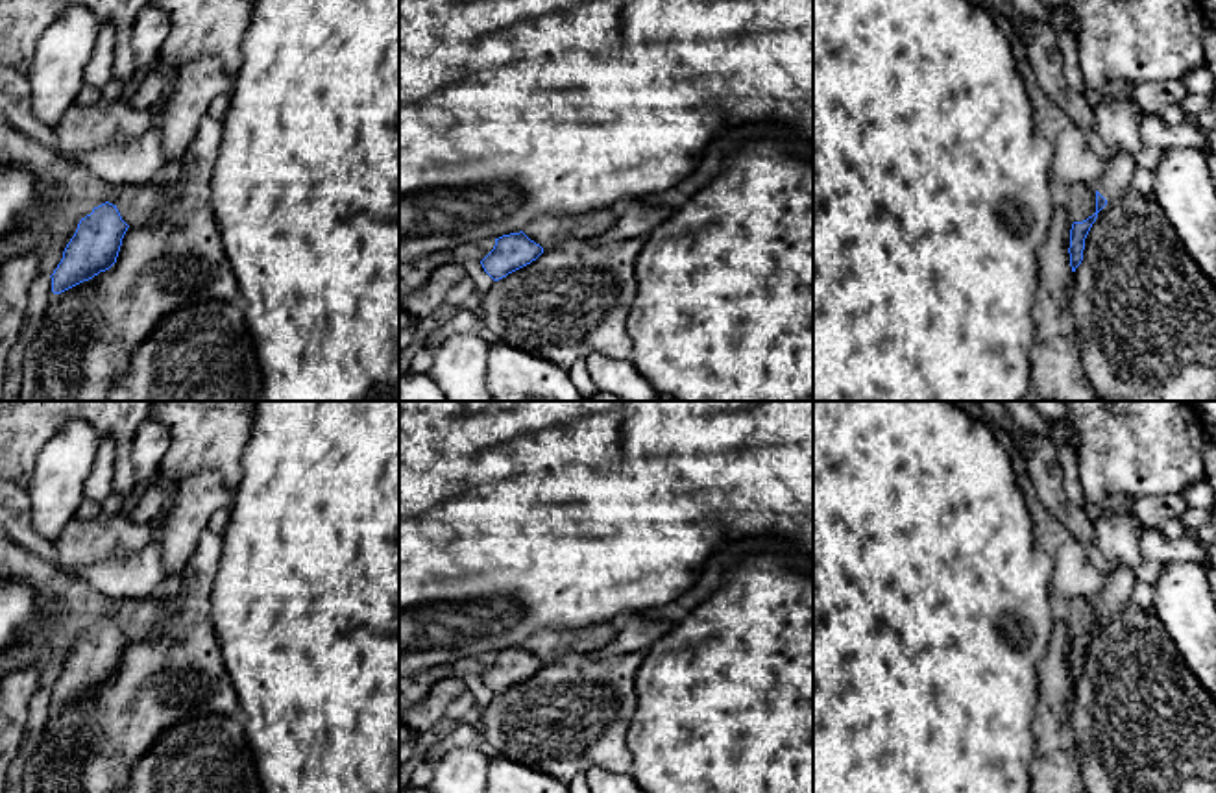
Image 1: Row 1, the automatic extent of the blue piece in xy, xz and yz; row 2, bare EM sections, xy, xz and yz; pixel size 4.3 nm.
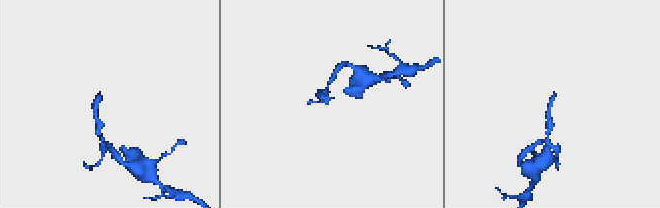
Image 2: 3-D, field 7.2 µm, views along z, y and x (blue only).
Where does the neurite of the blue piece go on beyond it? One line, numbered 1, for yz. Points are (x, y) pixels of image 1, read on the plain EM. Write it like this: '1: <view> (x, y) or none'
1: yz (1118, 585)

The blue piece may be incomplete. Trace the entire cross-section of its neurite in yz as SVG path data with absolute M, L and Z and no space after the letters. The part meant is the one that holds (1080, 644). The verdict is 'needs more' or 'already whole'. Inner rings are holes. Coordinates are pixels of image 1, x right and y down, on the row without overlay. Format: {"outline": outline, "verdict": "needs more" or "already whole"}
{"outline": "M1124 566L1111 567L1105 573L1105 582L1100 597L1096 599L1096 627L1083 636L1074 636L1070 643L1070 680L1072 686L1083 675L1085 653L1098 632L1098 627L1116 610L1124 608L1133 595L1137 584L1135 571Z", "verdict": "needs more"}

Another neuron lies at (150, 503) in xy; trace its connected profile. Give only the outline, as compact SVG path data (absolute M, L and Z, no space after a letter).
M153 481L152 486L140 495L137 506L131 512L131 519L137 523L150 523L157 518L163 508L163 490Z

